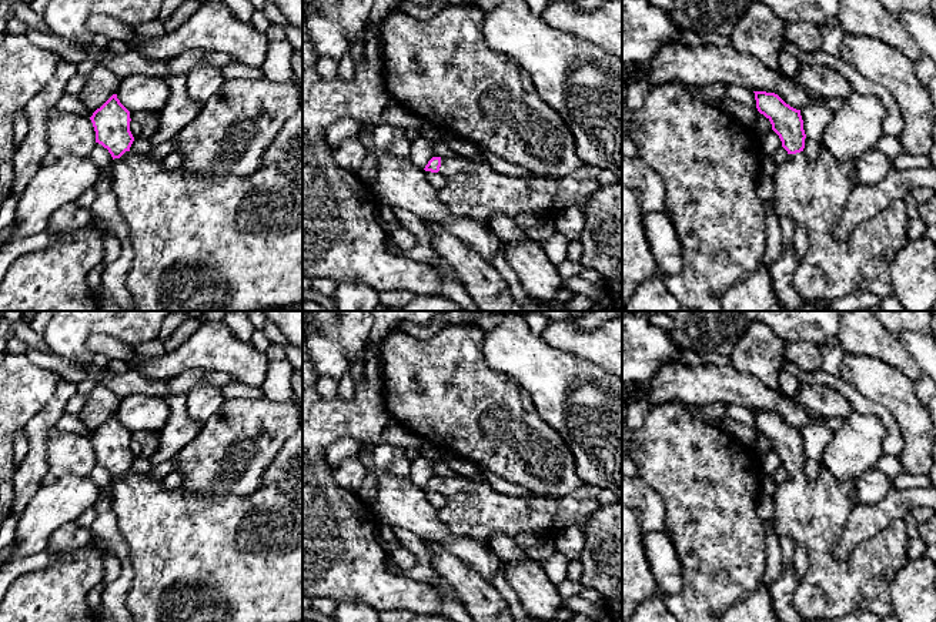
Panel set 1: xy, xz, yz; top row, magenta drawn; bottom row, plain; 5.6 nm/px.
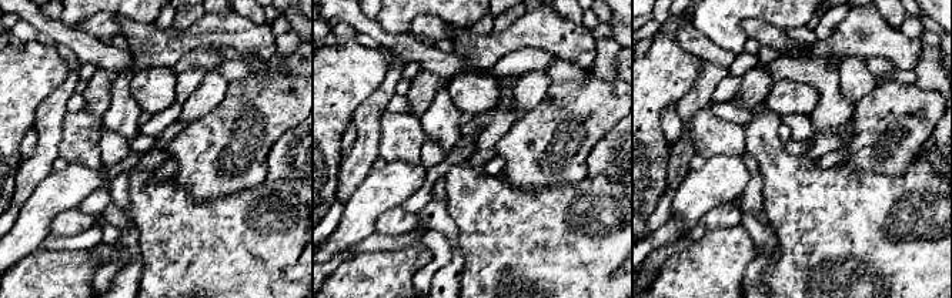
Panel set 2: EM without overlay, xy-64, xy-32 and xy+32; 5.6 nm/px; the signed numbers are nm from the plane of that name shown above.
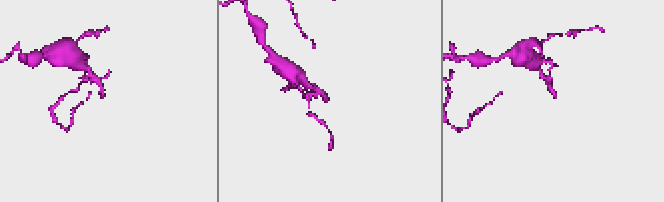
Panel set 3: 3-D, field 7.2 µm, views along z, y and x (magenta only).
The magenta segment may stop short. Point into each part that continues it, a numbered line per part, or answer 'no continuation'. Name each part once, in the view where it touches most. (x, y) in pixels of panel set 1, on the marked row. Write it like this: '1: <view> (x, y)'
1: xy (226, 243)

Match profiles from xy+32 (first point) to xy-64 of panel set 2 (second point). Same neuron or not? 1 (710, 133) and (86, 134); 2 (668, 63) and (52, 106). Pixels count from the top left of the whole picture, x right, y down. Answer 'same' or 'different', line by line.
1: same
2: different

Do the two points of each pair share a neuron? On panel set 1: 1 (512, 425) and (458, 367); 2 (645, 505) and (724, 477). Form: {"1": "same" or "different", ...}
{"1": "same", "2": "different"}

